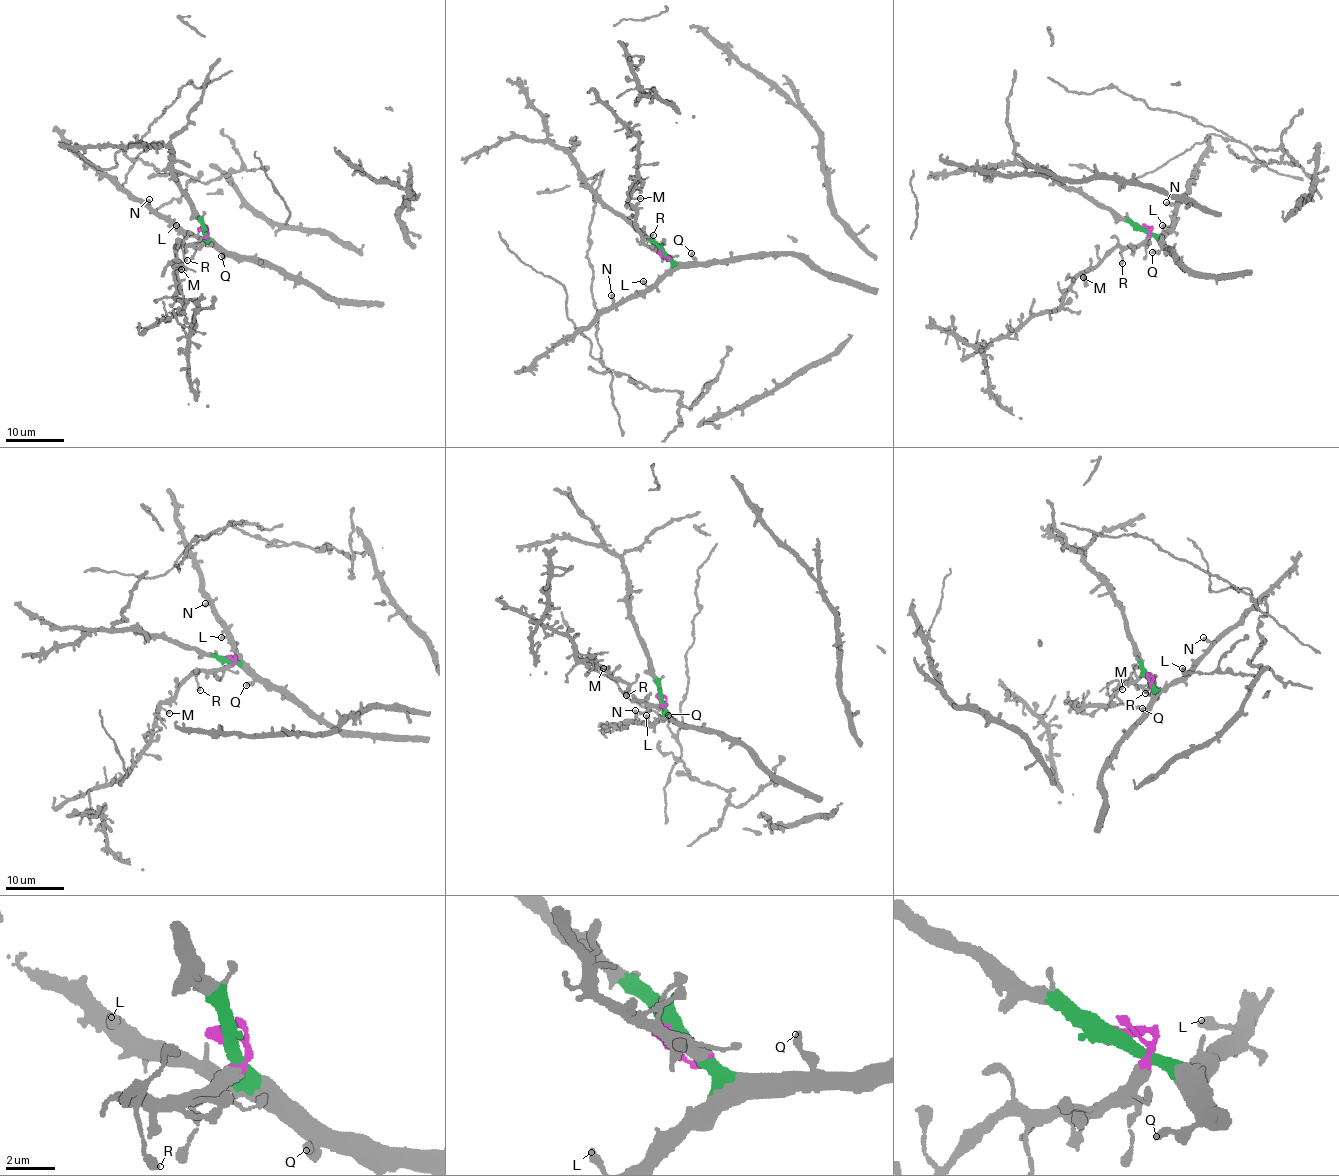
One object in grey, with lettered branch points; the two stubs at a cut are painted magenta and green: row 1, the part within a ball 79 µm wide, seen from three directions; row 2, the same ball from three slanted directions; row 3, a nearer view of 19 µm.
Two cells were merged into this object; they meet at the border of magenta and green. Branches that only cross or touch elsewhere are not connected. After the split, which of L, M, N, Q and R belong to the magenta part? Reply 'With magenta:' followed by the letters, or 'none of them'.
With magenta: M, R

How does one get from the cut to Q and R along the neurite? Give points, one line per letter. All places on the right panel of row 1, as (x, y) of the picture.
Q: (1142, 229), (1156, 238), (1160, 248), (1151, 253)
R: (1142, 229), (1150, 227), (1148, 236), (1123, 250), (1121, 263)

